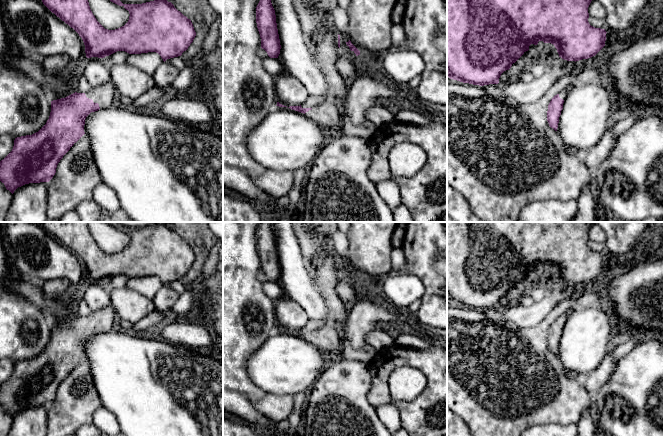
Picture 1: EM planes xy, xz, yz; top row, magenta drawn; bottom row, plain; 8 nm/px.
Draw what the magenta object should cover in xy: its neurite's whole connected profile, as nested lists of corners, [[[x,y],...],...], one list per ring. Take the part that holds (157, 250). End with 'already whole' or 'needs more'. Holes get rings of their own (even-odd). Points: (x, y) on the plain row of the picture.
[[[42,222],[43,228],[82,262],[87,282],[104,282],[117,275],[129,278],[158,277],[163,285],[181,280],[193,266],[196,256],[190,243],[166,223],[142,228],[123,228],[118,222],[107,222],[129,235],[128,246],[115,254],[105,253],[93,239],[89,222]]]; already whole

